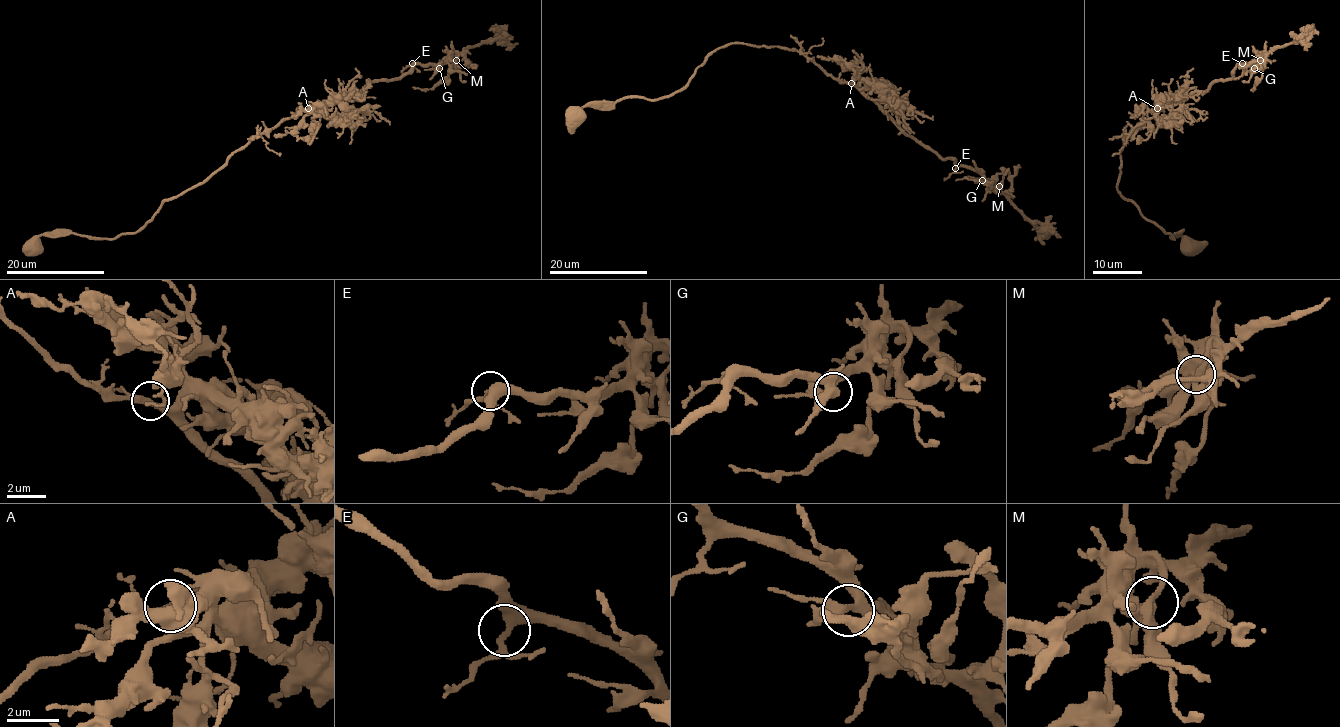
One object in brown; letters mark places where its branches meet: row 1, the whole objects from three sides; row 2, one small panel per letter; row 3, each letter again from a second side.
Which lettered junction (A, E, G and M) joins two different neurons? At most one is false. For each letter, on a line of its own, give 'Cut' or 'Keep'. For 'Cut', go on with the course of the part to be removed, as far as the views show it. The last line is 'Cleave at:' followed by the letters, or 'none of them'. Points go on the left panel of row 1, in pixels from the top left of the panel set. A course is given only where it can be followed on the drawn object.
A: Keep
E: Keep
G: Keep
M: Keep
Cleave at: none of them

